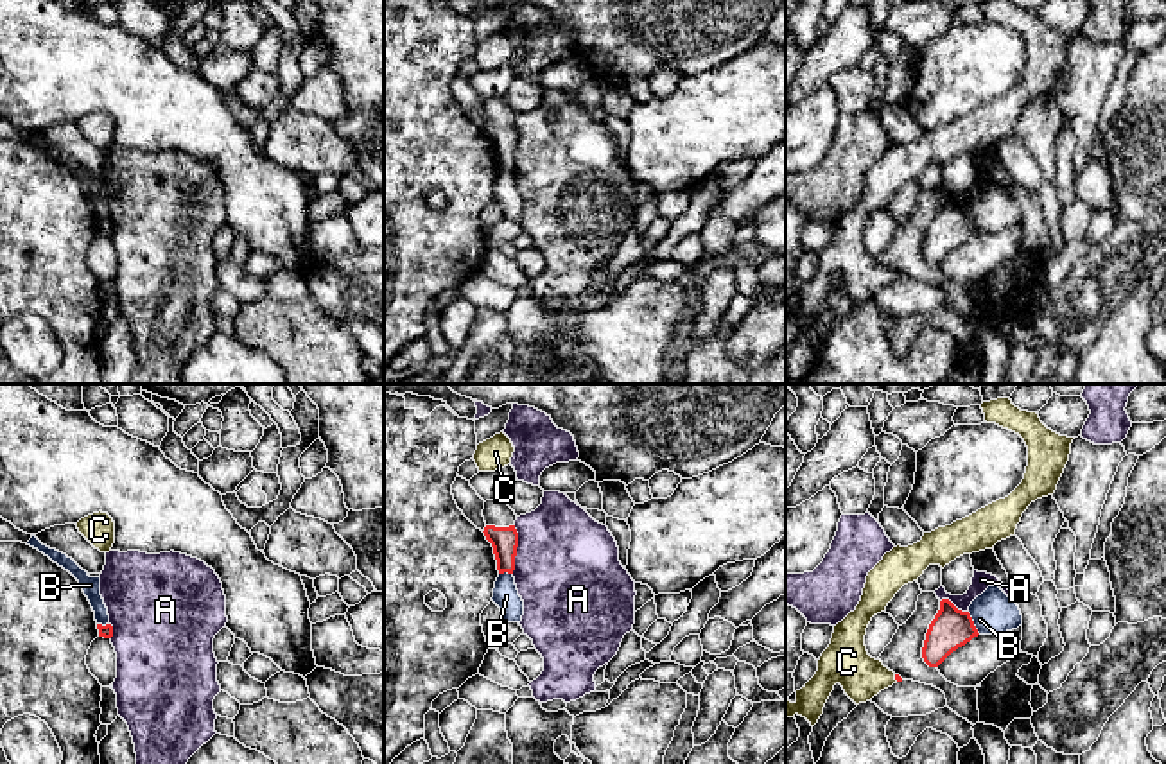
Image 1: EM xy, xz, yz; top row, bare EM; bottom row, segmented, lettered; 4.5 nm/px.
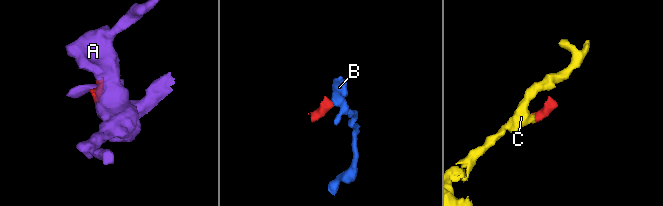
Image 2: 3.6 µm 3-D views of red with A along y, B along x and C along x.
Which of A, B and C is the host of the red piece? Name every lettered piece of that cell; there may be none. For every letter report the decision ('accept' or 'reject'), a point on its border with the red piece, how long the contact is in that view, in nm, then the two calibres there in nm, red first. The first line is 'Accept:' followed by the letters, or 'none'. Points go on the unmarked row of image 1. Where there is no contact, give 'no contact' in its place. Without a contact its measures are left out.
Accept: C
A: reject | xz (515, 147) | 220 nm | 130/480 nm
B: reject | yz (973, 221) | 120 nm | 190/190 nm
C: accept | yz (896, 277) | 40 nm | 20/200 nm

